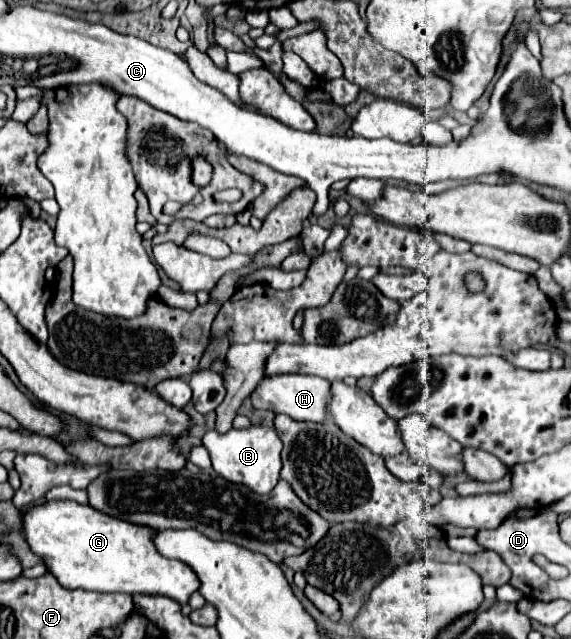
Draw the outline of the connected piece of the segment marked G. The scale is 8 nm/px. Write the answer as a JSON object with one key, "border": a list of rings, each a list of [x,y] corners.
{"border":[[[45,502],[25,512],[25,538],[35,554],[43,558],[49,572],[65,588],[81,588],[95,592],[123,592],[123,594],[147,594],[147,596],[167,596],[179,604],[187,604],[191,594],[199,590],[199,578],[191,566],[181,560],[171,560],[159,554],[155,546],[155,528],[143,524],[131,524],[127,520],[117,520],[113,516],[101,514],[89,504],[79,502]]]}

